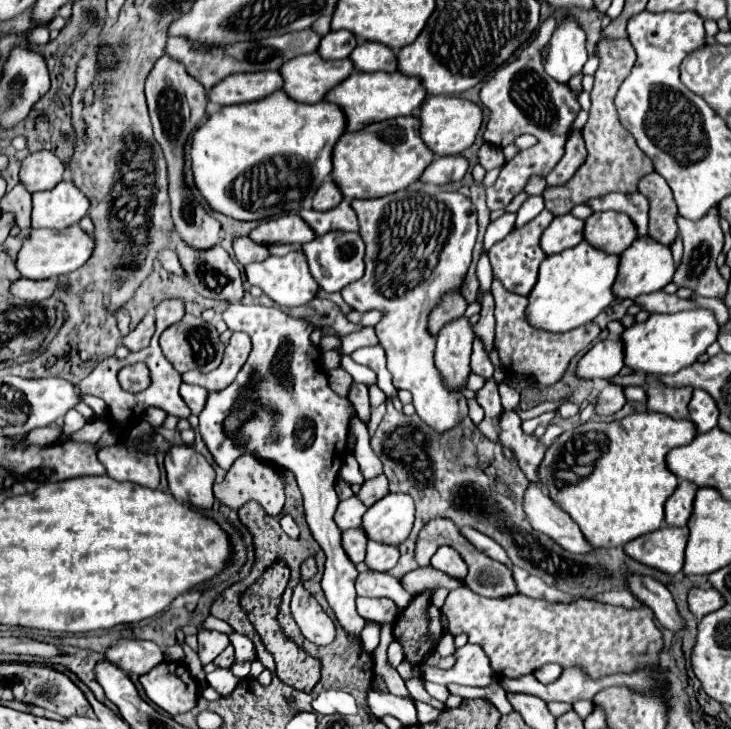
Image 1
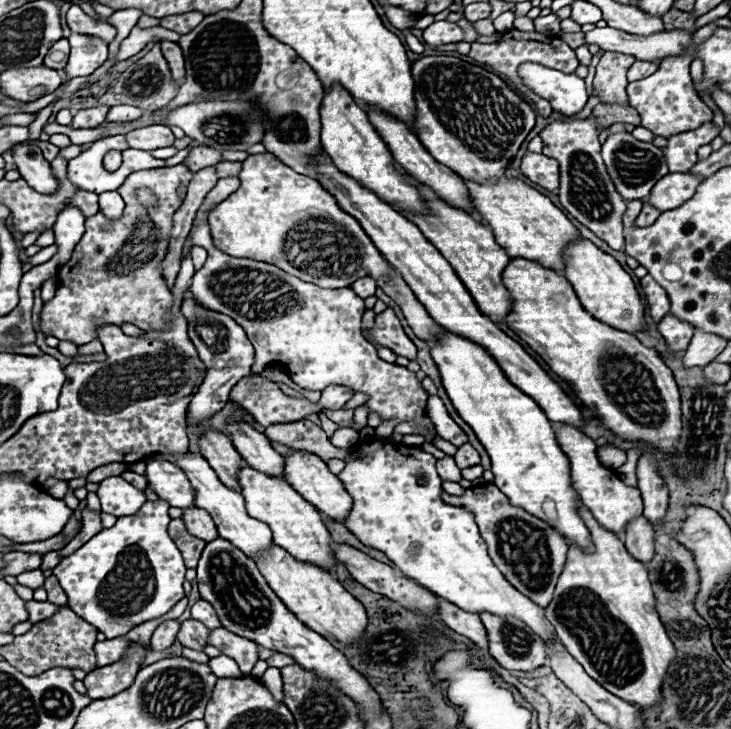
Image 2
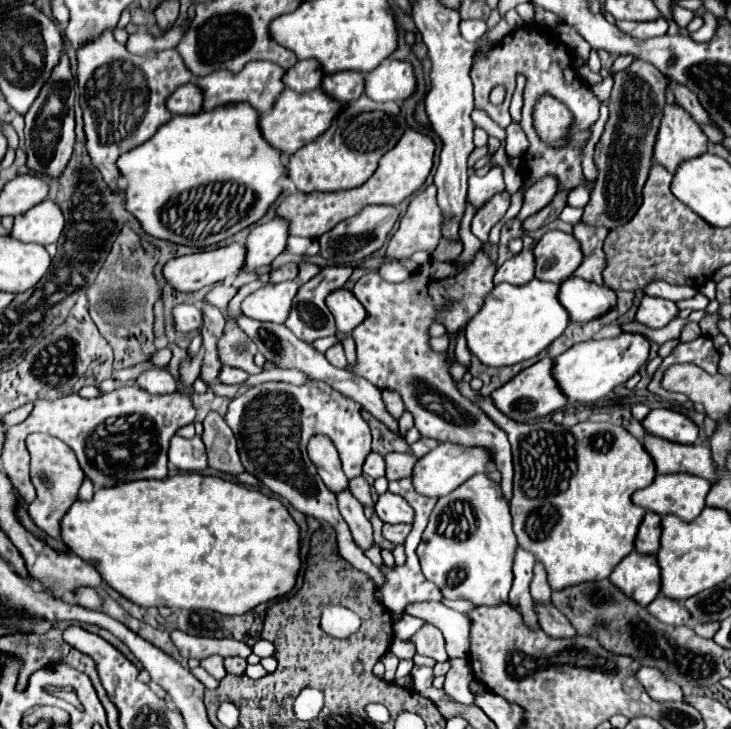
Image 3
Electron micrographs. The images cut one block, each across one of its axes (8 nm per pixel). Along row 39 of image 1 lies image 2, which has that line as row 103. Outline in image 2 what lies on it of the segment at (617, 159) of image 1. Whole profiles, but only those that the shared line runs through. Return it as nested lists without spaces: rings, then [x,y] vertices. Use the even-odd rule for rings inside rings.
[[[604,52],[596,66],[596,78],[594,78],[594,92],[602,98],[602,104],[618,102],[628,104],[626,98],[626,72],[636,62],[634,56],[618,54],[618,52]]]

